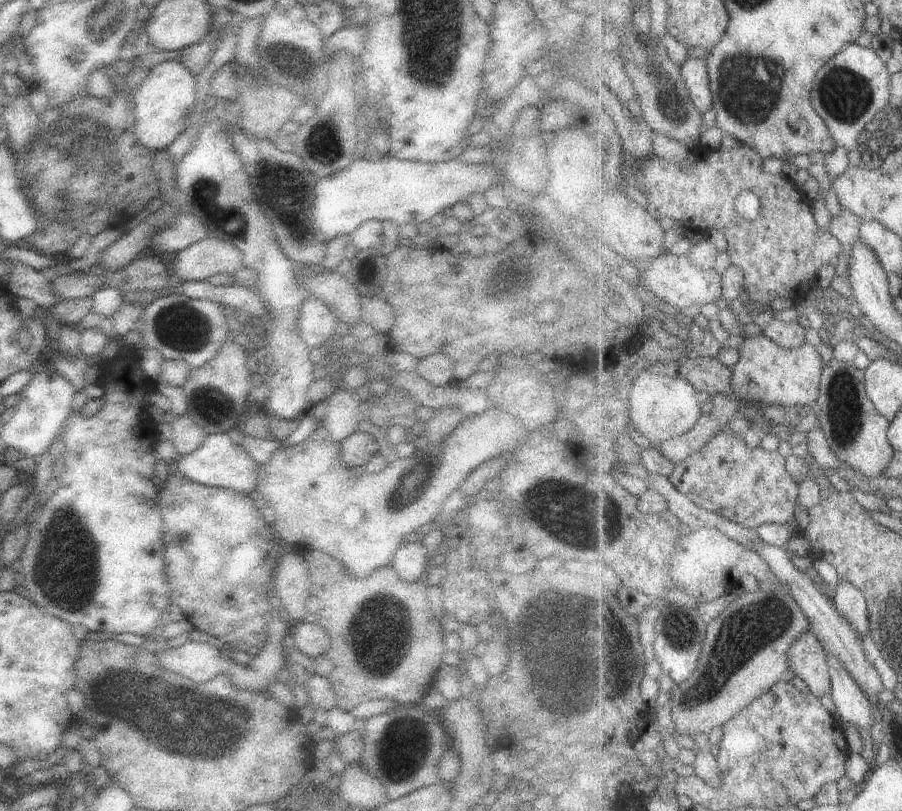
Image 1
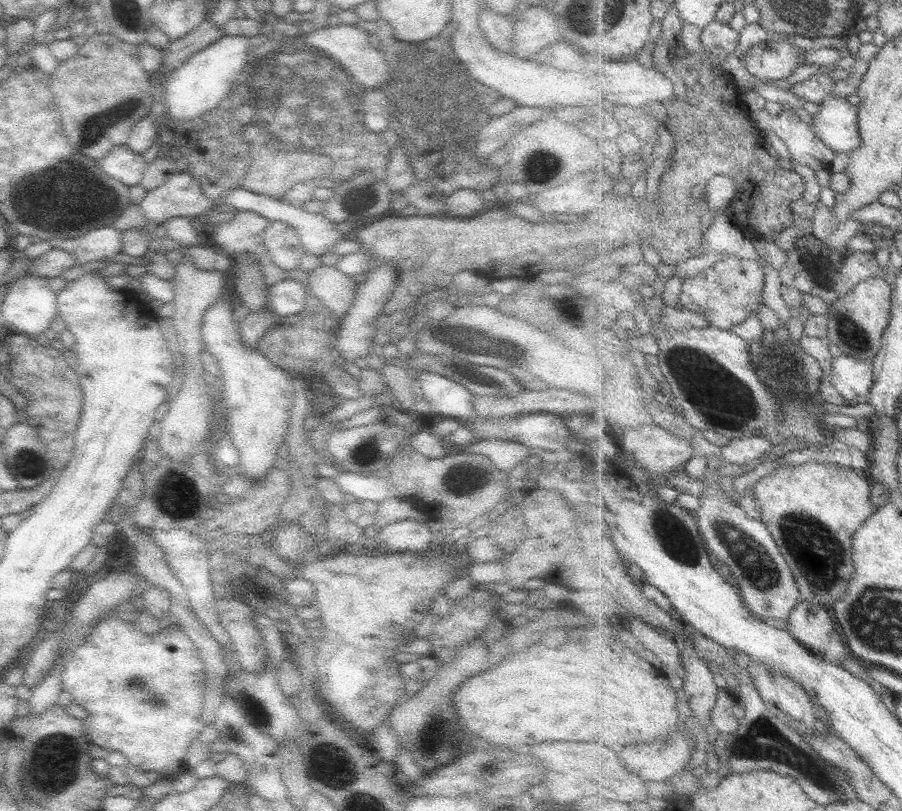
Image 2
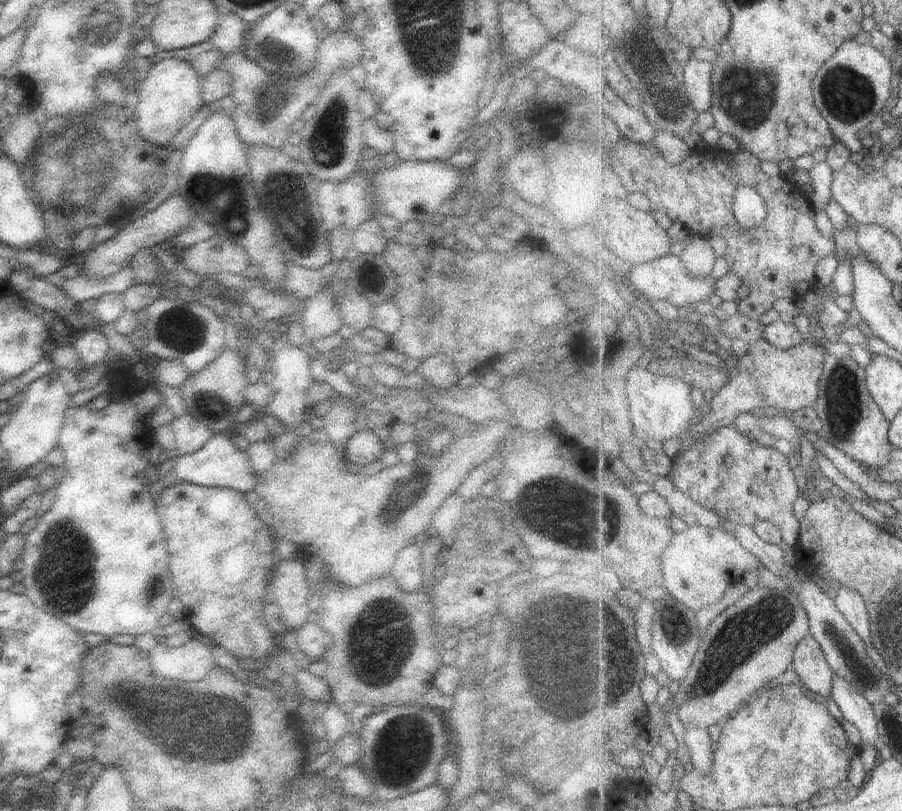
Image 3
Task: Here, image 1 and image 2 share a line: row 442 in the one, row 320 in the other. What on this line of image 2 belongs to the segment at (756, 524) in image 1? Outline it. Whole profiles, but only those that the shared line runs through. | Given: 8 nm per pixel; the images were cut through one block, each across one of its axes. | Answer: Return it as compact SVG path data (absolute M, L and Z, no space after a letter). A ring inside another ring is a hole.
M722 256L718 263L704 269L695 277L682 280L683 288L679 296L680 308L705 314L710 327L730 331L733 326L743 323L747 318L757 314L759 304L763 304L763 265L764 259Z

